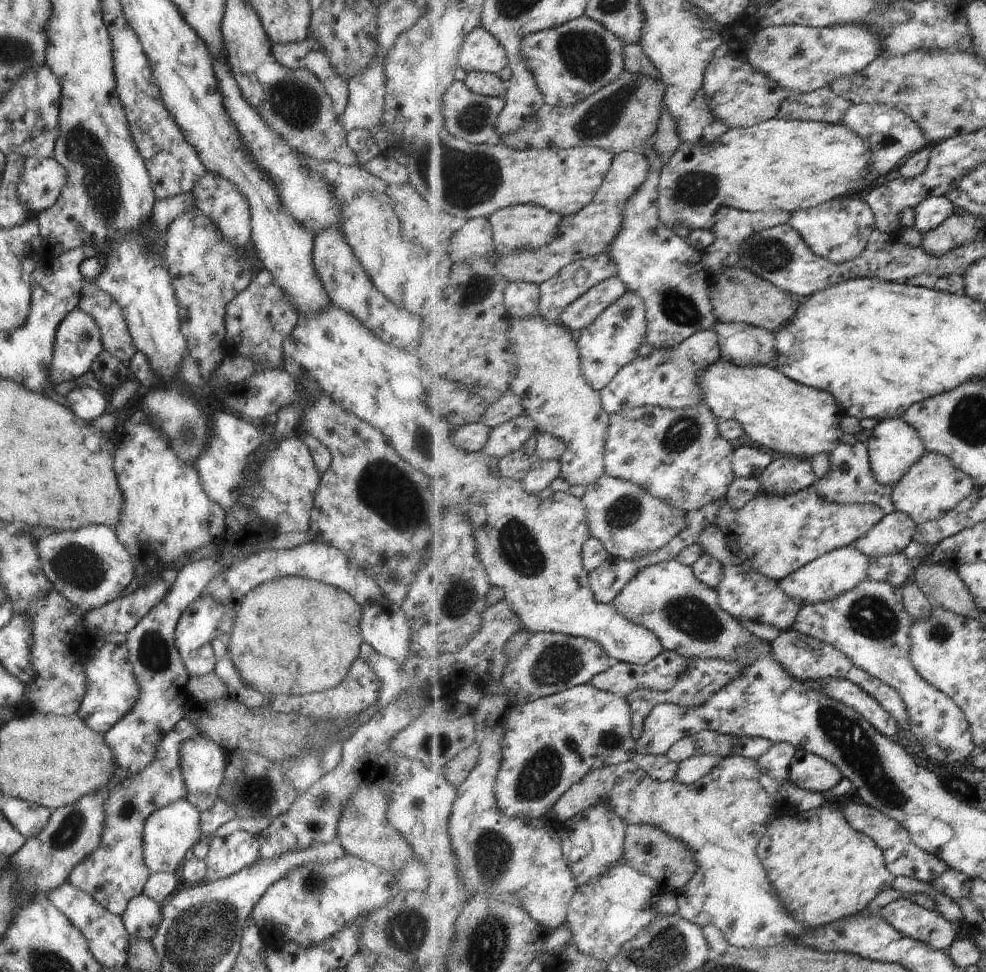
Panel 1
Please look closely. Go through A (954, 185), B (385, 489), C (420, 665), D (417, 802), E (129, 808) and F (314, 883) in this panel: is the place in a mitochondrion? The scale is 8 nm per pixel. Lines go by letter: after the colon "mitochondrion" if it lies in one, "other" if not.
A: other
B: mitochondrion
C: other
D: mitochondrion
E: mitochondrion
F: mitochondrion

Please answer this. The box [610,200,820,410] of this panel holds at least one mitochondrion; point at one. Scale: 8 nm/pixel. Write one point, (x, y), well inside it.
(769, 254)

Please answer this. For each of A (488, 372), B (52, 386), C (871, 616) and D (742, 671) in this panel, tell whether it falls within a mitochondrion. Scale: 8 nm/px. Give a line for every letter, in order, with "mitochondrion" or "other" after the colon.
A: other
B: other
C: mitochondrion
D: other

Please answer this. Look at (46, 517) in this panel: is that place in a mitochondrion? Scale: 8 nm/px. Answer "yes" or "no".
no

